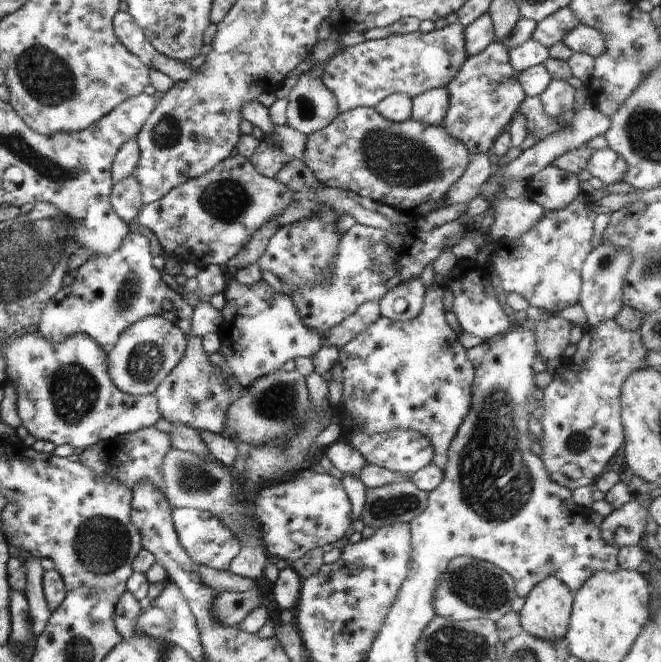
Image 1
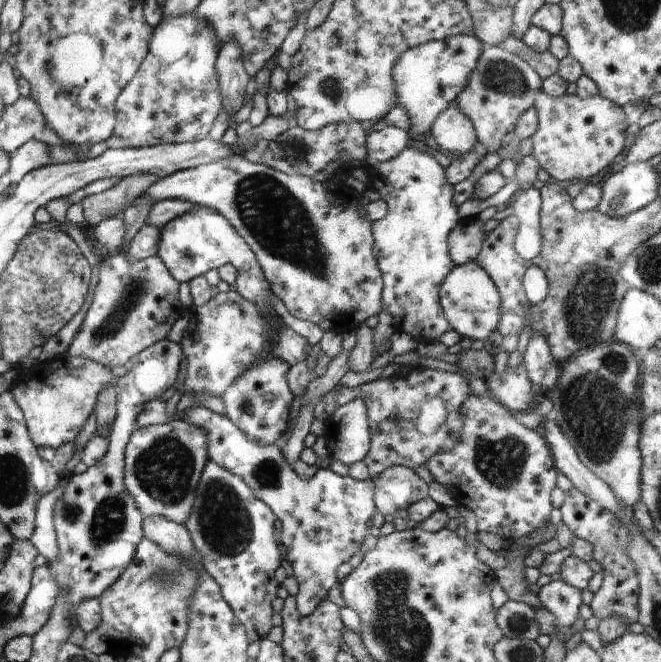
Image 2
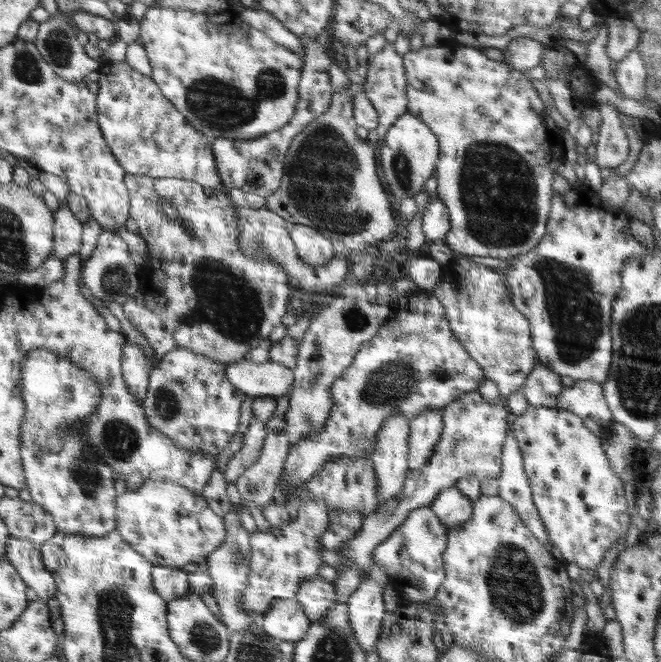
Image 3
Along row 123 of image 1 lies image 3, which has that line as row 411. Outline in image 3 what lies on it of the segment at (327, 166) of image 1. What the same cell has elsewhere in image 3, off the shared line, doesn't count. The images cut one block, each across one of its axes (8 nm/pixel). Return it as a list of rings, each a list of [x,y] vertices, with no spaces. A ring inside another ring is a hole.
[[[419,291],[398,296],[397,300],[387,302],[386,314],[386,324],[380,326],[374,338],[360,346],[352,364],[332,384],[332,406],[330,416],[324,422],[324,428],[316,436],[310,434],[308,438],[300,440],[300,444],[294,444],[289,448],[282,472],[286,486],[296,488],[310,480],[332,457],[373,452],[376,435],[388,416],[406,415],[410,422],[414,415],[424,409],[443,409],[452,401],[477,390],[483,384],[485,374],[481,366],[465,352],[462,343],[454,336],[446,319],[444,307],[432,292]]]

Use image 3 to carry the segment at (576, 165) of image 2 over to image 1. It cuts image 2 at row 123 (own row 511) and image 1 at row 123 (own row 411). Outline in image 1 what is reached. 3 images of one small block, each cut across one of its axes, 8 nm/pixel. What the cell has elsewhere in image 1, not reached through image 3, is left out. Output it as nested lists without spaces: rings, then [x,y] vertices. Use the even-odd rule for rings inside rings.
[[[539,96],[524,98],[520,104],[519,113],[524,116],[527,132],[534,134],[536,140],[544,140],[544,138],[564,130],[570,124],[568,118],[564,116],[552,118],[546,114]]]

